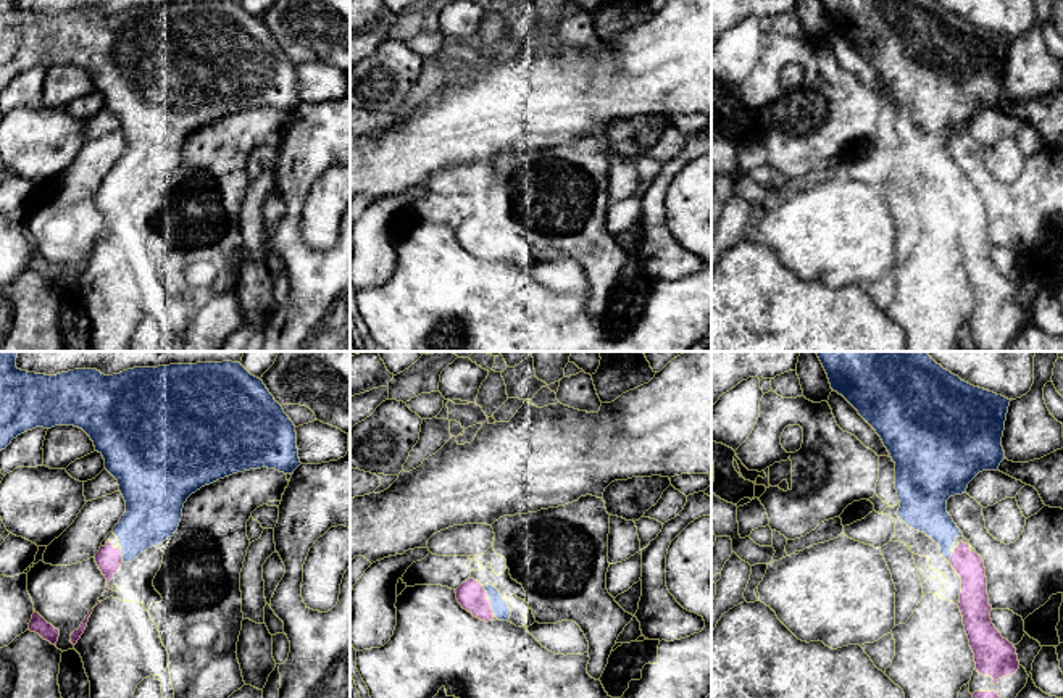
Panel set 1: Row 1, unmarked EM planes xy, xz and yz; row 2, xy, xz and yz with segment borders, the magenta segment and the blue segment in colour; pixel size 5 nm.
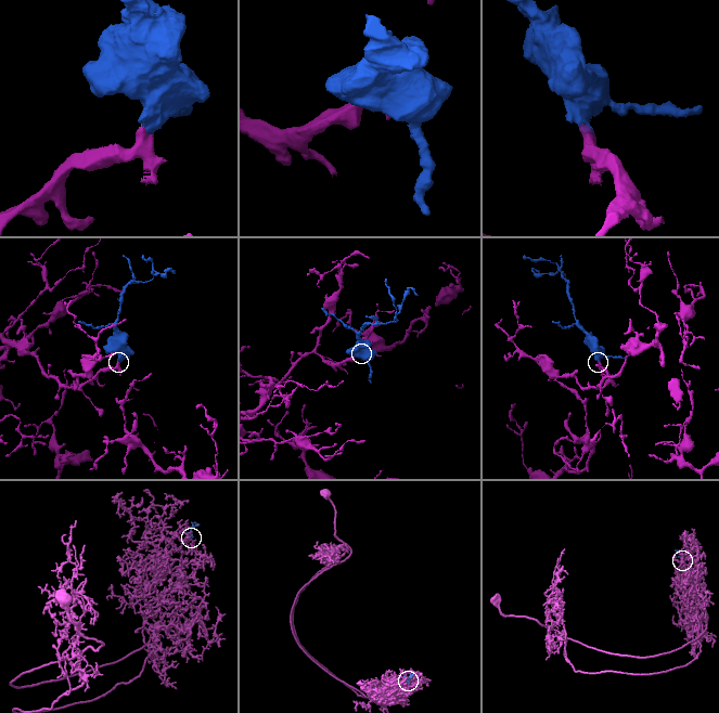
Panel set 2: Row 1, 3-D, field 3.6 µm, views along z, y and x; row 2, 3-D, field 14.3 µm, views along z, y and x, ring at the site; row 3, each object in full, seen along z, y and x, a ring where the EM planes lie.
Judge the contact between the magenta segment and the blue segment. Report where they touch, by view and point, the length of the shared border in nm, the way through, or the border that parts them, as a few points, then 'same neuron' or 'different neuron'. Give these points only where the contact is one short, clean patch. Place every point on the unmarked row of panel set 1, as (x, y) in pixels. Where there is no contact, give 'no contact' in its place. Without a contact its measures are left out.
contact xz (491, 245); length 90 nm; way xz (471, 234), (483, 245), (491, 245), (500, 249); same neuron

